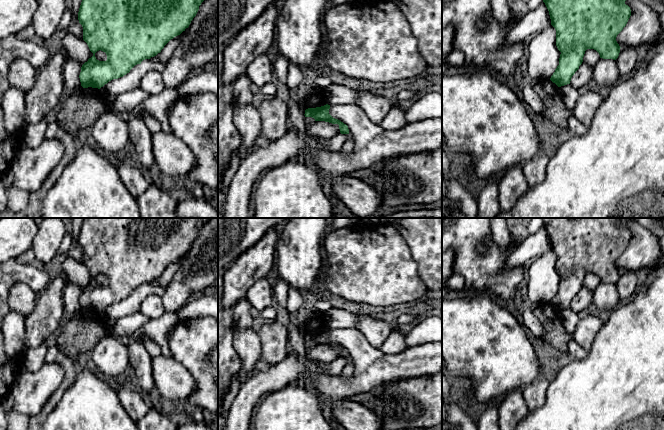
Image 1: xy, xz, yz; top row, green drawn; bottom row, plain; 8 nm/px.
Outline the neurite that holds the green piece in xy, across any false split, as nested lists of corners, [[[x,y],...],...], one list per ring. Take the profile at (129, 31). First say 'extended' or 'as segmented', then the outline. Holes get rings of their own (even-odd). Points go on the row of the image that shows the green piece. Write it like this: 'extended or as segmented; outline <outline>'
as segmented; outline [[[82,0],[78,20],[83,27],[83,40],[87,43],[93,56],[81,67],[79,75],[83,88],[100,89],[113,79],[123,77],[137,64],[156,56],[174,37],[189,27],[204,0]],[[97,51],[107,55],[106,61],[95,57]]]

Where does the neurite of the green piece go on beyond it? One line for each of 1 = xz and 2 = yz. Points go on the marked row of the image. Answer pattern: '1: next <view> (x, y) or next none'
1: next none
2: next none

